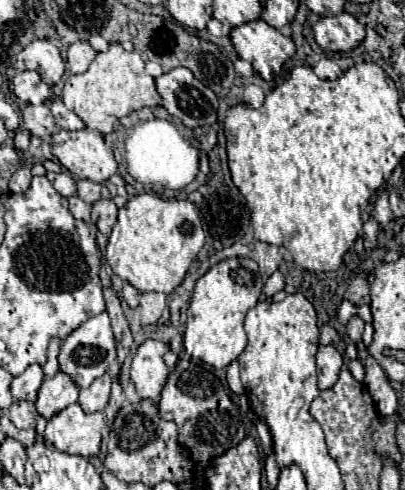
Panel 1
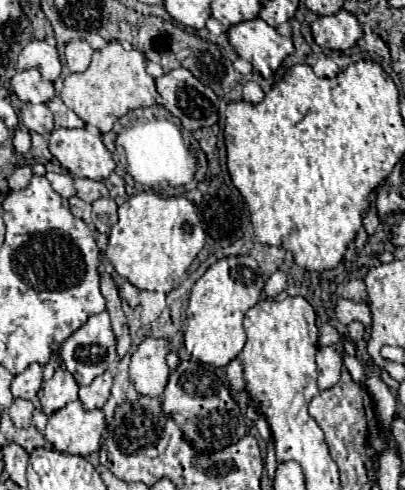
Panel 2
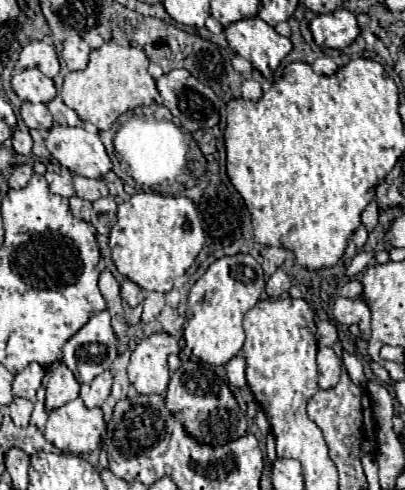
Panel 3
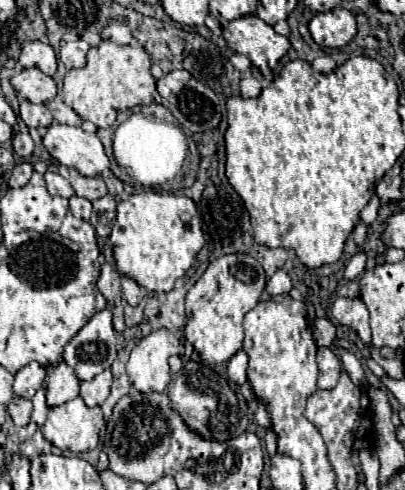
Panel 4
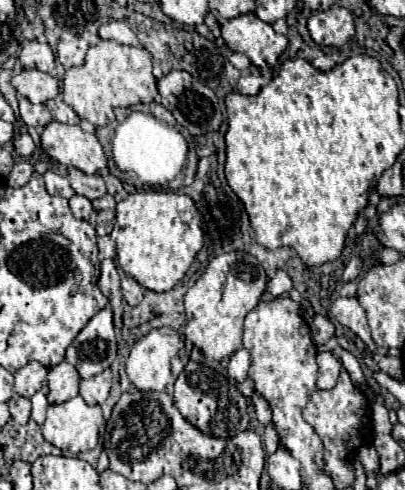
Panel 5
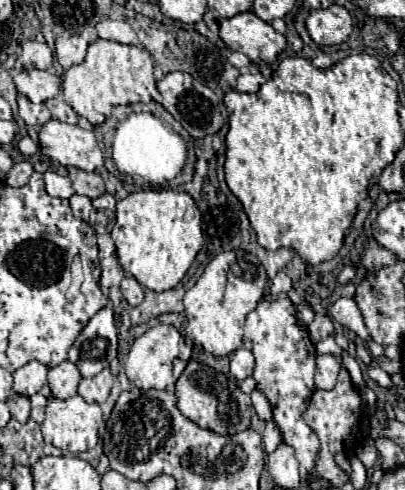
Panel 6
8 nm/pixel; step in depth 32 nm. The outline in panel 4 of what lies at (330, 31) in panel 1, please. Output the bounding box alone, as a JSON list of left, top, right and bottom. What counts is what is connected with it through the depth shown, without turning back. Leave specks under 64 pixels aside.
[308,8,356,48]

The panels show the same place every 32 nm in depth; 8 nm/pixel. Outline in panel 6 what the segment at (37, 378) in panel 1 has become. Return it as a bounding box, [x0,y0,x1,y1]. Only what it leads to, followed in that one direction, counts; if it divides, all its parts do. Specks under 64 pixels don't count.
[14,360,48,398]

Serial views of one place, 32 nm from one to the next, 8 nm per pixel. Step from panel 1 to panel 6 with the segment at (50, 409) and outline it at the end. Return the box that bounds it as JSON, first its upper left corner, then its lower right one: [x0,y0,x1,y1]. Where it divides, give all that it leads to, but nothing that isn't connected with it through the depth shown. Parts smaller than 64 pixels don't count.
[48,360,80,400]

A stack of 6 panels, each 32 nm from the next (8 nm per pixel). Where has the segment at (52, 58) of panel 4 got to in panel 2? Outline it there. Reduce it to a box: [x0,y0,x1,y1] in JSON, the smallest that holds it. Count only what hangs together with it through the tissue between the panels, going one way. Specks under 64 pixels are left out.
[18,40,62,82]

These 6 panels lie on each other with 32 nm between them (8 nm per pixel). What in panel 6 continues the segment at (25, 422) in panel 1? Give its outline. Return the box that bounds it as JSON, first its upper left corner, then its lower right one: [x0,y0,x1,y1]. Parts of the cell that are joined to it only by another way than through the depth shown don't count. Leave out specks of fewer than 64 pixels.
[8,396,30,424]

